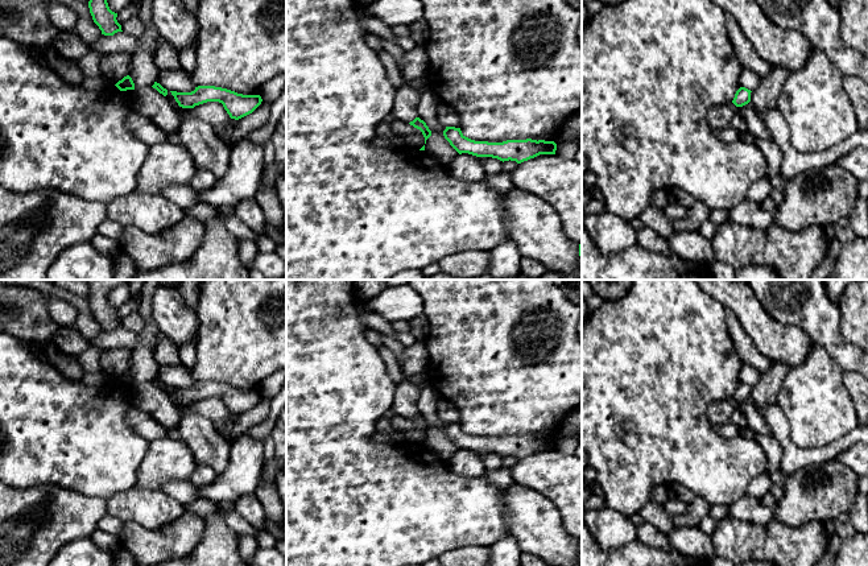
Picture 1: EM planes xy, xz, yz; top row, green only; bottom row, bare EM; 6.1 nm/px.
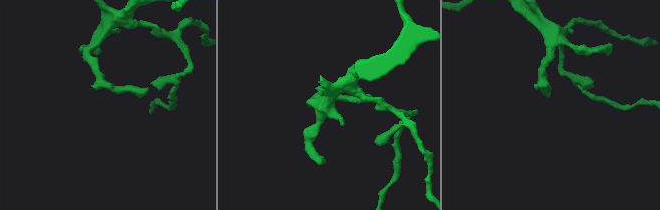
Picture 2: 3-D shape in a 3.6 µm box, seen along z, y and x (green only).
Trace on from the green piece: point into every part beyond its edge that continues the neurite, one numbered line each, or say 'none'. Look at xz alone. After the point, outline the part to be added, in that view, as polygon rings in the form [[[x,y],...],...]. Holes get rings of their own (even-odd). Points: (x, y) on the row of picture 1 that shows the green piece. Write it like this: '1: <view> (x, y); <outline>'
1: xz (408, 96); [[[409,82],[402,84],[396,92],[392,115],[404,123],[413,121],[418,117],[417,106],[421,95],[422,92]]]

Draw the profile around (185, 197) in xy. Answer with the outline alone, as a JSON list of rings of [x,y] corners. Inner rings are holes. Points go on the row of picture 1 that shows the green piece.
[[[170,186],[165,189],[161,195],[183,210],[199,203],[197,199],[197,191],[194,191],[190,186]]]

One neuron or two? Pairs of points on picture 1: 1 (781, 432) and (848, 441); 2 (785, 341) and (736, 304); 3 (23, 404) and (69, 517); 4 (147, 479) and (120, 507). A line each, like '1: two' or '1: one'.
1: one
2: one
3: two
4: two

